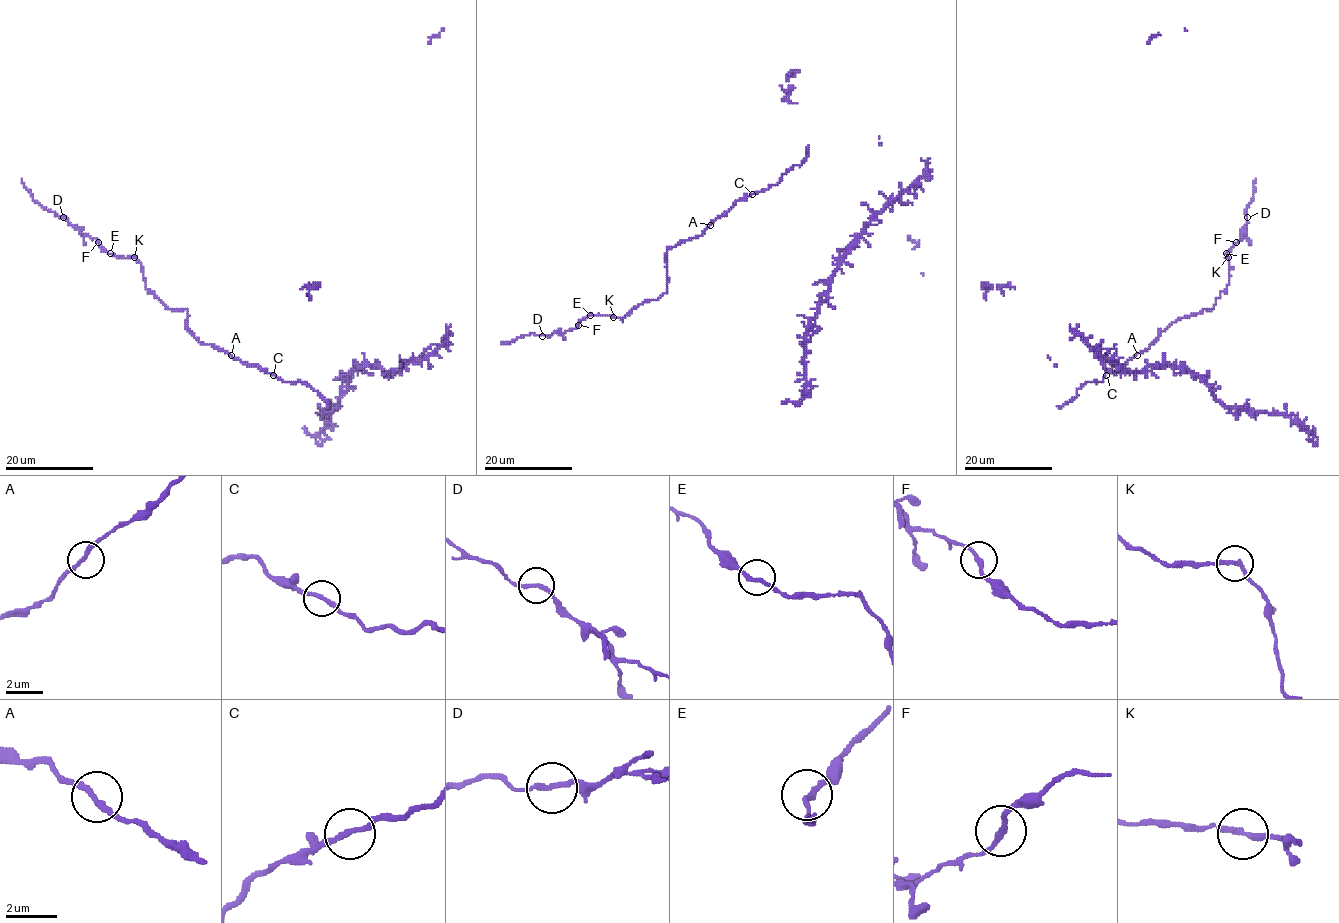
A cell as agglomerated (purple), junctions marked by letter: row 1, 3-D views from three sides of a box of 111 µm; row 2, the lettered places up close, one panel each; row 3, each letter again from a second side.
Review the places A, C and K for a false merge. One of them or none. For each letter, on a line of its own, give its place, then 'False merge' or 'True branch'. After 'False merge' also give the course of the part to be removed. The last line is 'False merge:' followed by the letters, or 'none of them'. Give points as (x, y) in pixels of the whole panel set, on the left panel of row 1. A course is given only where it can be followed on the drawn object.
A: Place: (231, 355). True branch
C: Place: (273, 375). True branch
K: Place: (134, 257). True branch
False merge: none of them

